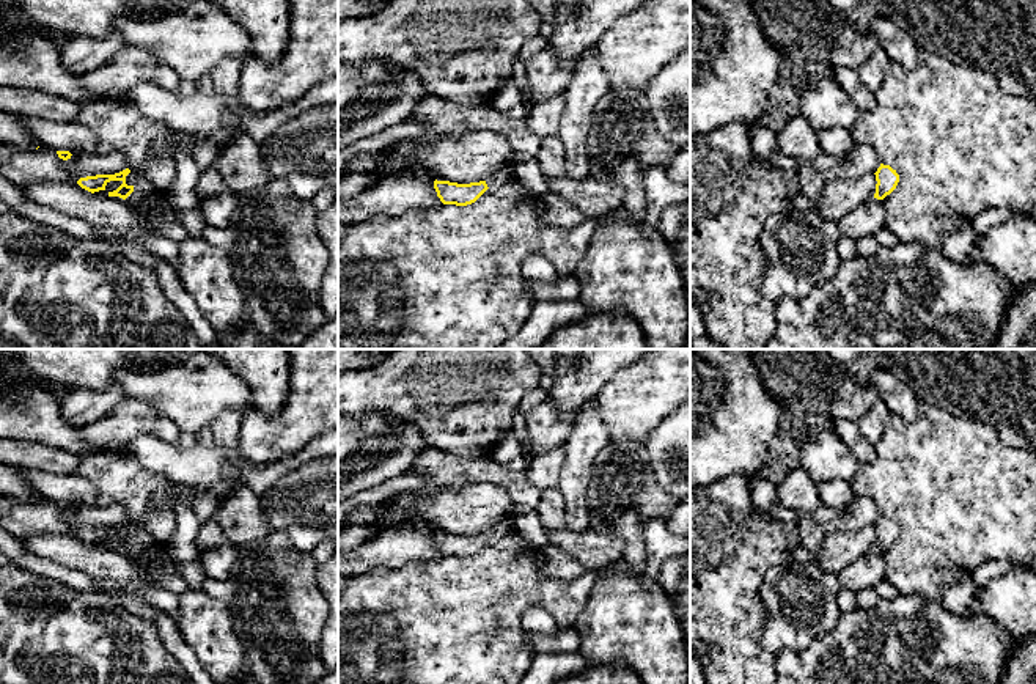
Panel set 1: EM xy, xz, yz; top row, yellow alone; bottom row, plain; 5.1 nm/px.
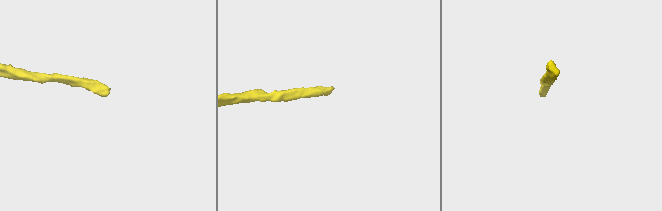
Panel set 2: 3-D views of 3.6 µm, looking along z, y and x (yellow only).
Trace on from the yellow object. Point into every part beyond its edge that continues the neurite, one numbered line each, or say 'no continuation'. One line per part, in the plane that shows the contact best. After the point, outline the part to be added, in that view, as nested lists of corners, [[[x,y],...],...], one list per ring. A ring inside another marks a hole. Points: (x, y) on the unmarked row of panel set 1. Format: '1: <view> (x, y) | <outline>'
1: xy (143, 549) | [[[141,531],[135,535],[134,544],[126,550],[127,555],[134,555],[137,563],[160,563],[170,561],[165,549],[157,544],[148,533]]]

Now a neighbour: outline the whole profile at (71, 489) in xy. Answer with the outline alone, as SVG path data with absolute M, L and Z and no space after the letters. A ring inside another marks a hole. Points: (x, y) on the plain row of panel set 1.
M25 470L25 481L35 487L41 498L57 503L99 505L94 484L79 475L53 475L42 470Z

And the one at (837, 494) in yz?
M827 481L819 484L819 500L824 506L846 509L857 497L850 481Z

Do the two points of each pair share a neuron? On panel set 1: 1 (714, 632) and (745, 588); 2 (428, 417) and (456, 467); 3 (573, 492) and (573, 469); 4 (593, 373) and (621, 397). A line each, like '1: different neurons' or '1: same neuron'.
1: same neuron
2: different neurons
3: same neuron
4: different neurons

